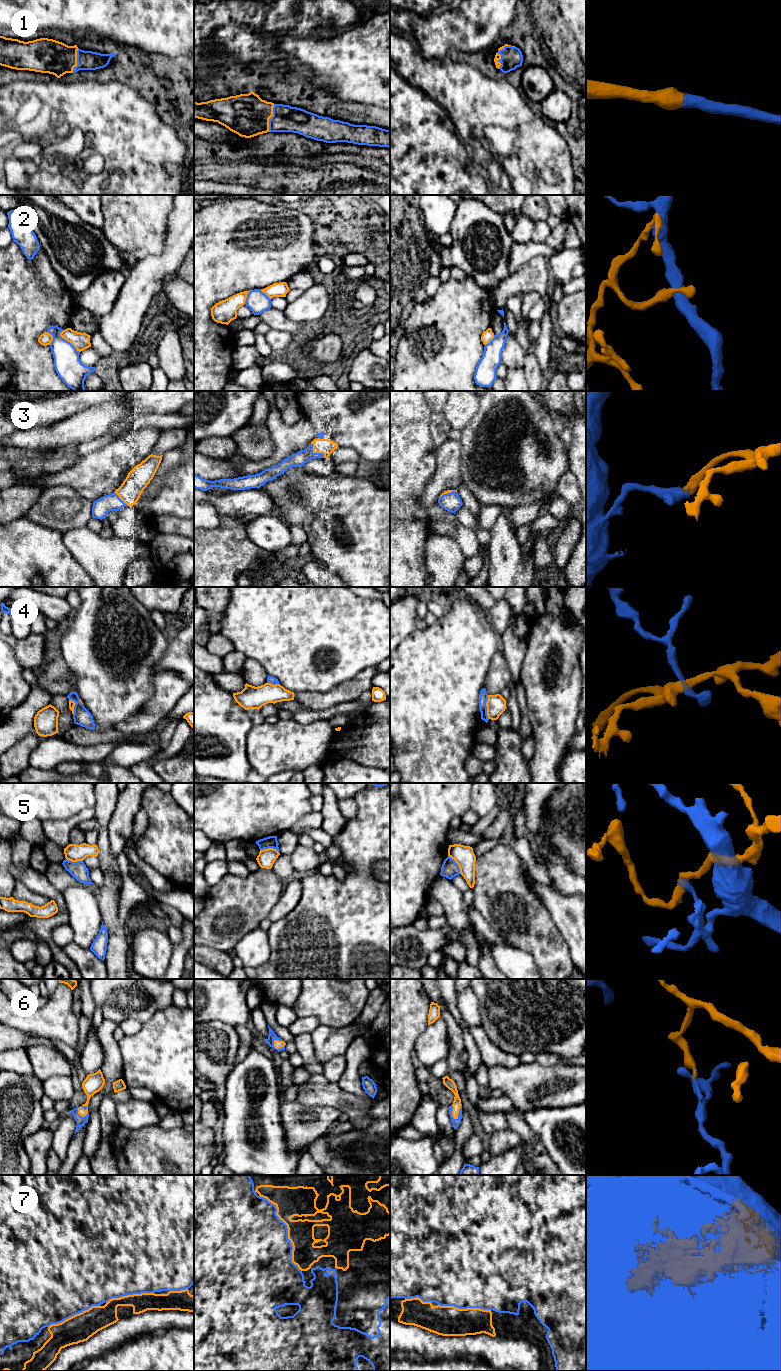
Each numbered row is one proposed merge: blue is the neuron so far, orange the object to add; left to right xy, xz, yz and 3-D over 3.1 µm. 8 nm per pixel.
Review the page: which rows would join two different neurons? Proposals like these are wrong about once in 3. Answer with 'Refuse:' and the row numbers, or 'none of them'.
Refuse: 2, 4, 5

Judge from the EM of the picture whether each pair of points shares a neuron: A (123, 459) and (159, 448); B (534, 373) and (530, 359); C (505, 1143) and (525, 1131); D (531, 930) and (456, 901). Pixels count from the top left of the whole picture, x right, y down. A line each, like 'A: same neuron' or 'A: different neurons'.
A: different neurons
B: same neuron
C: different neurons
D: different neurons

